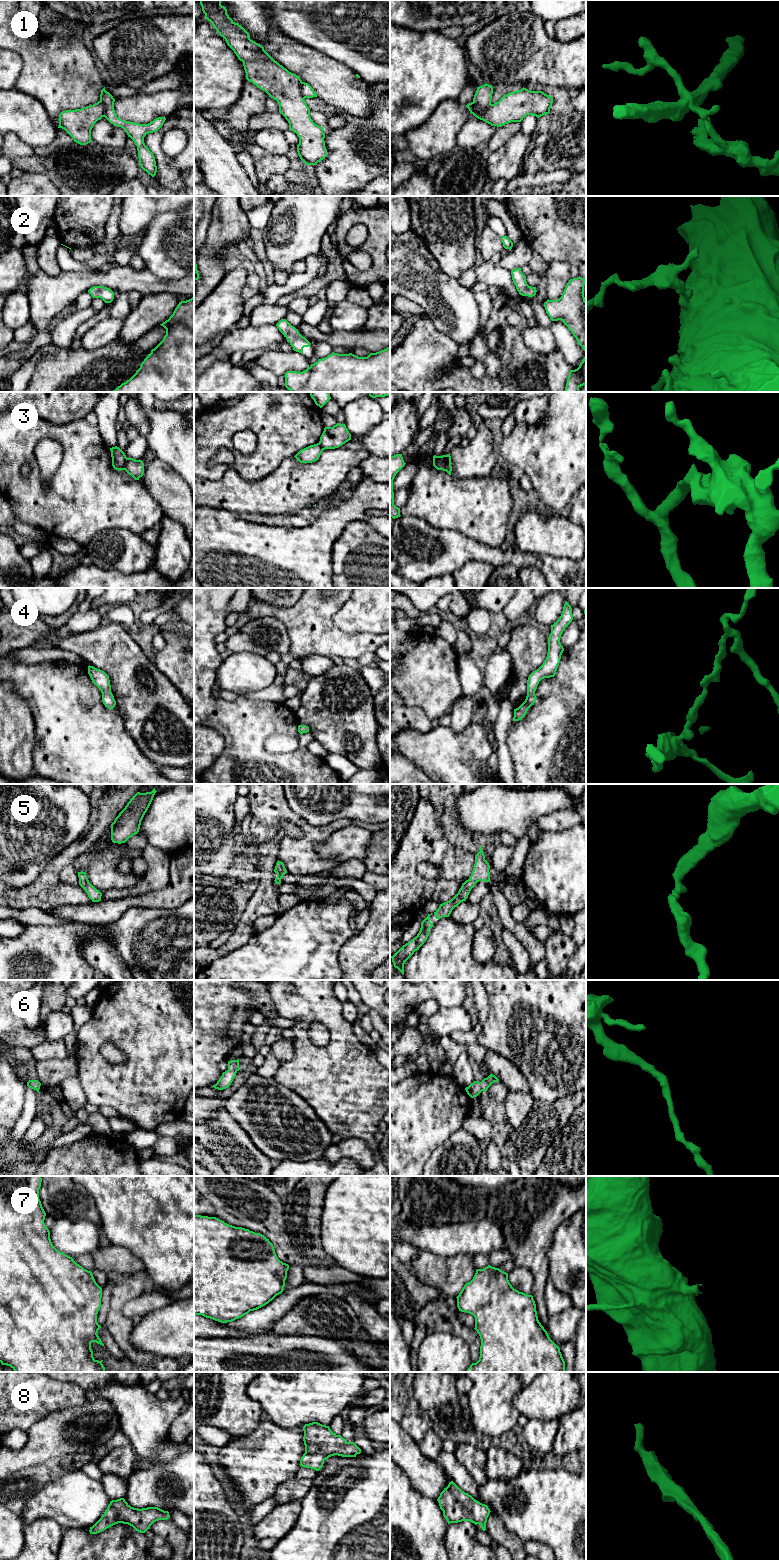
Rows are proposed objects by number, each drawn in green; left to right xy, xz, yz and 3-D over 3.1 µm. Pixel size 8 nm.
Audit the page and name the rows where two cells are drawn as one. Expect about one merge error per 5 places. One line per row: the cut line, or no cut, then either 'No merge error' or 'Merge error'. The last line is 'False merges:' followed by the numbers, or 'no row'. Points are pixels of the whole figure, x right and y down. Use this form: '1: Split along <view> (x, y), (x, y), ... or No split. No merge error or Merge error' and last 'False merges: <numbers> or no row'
1: Split along yz (491, 104), (480, 113), (480, 119). Merge error
2: No split. No merge error
3: Split along yz (442, 455), (445, 470). Merge error
4: No split. No merge error
5: No split. No merge error
6: No split. No merge error
7: No split. No merge error
8: No split. No merge error
False merges: 1, 3

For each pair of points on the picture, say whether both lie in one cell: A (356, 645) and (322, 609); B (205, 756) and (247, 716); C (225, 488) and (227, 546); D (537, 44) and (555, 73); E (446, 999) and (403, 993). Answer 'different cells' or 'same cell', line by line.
A: same cell
B: different cells
C: different cells
D: same cell
E: same cell

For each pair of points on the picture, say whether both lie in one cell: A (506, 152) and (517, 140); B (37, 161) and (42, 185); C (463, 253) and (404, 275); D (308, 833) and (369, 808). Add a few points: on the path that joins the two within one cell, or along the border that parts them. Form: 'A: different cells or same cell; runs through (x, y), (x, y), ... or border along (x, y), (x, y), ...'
A: same cell; runs through (509, 149), (515, 143)
B: different cells; border along (23, 171), (42, 172), (55, 185)
C: different cells; border along (425, 242), (439, 267), (454, 279)
D: different cells; border along (332, 822), (317, 826), (308, 823)

